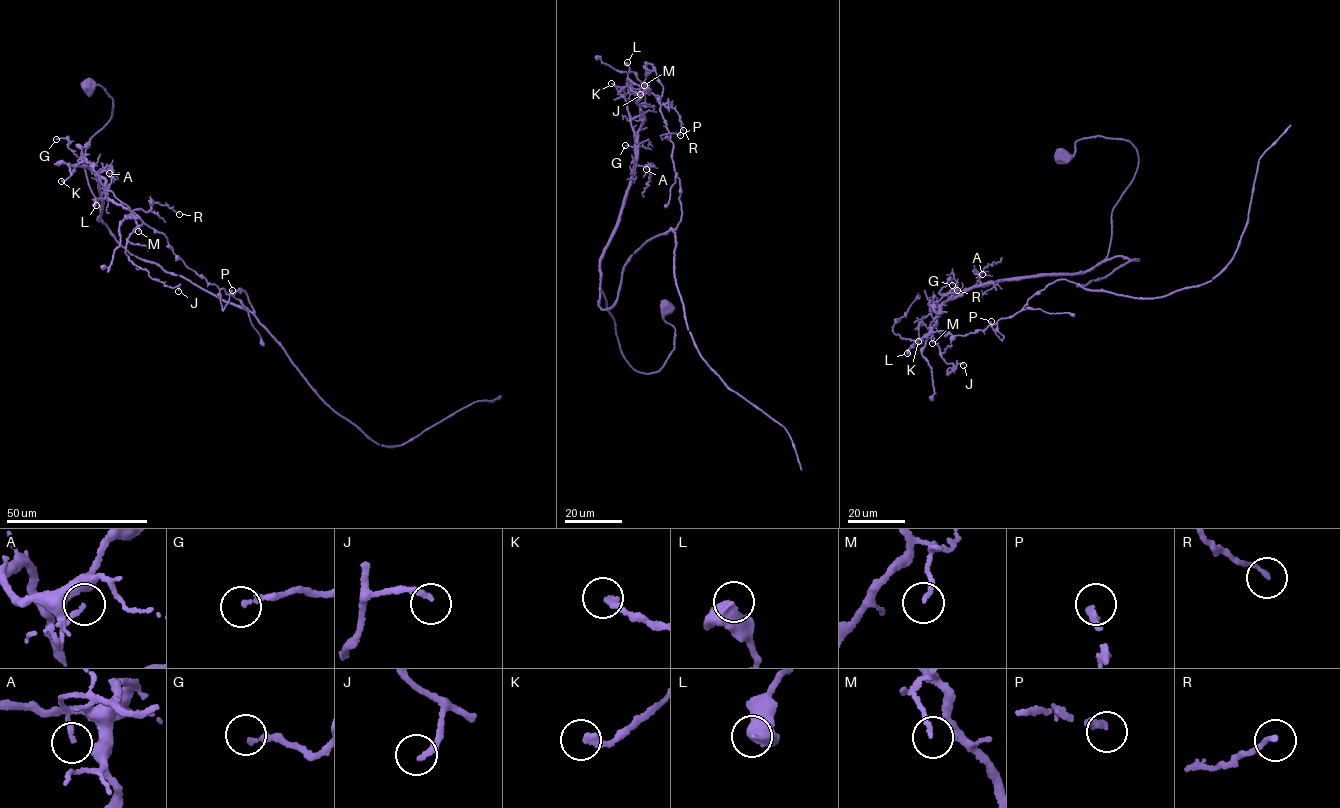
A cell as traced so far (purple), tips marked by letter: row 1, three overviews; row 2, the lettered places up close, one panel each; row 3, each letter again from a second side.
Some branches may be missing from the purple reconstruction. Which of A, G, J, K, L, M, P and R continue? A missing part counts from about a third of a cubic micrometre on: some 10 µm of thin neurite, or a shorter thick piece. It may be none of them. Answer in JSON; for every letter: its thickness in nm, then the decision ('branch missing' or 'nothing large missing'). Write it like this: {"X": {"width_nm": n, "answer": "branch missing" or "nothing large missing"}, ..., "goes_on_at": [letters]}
{"A": {"width_nm": 150, "answer": "nothing large missing"}, "G": {"width_nm": 200, "answer": "nothing large missing"}, "J": {"width_nm": 180, "answer": "nothing large missing"}, "K": {"width_nm": 200, "answer": "nothing large missing"}, "L": {"width_nm": 320, "answer": "nothing large missing"}, "M": {"width_nm": 130, "answer": "nothing large missing"}, "P": {"width_nm": 240, "answer": "branch missing"}, "R": {"width_nm": 160, "answer": "nothing large missing"}, "goes_on_at": ["P"]}

